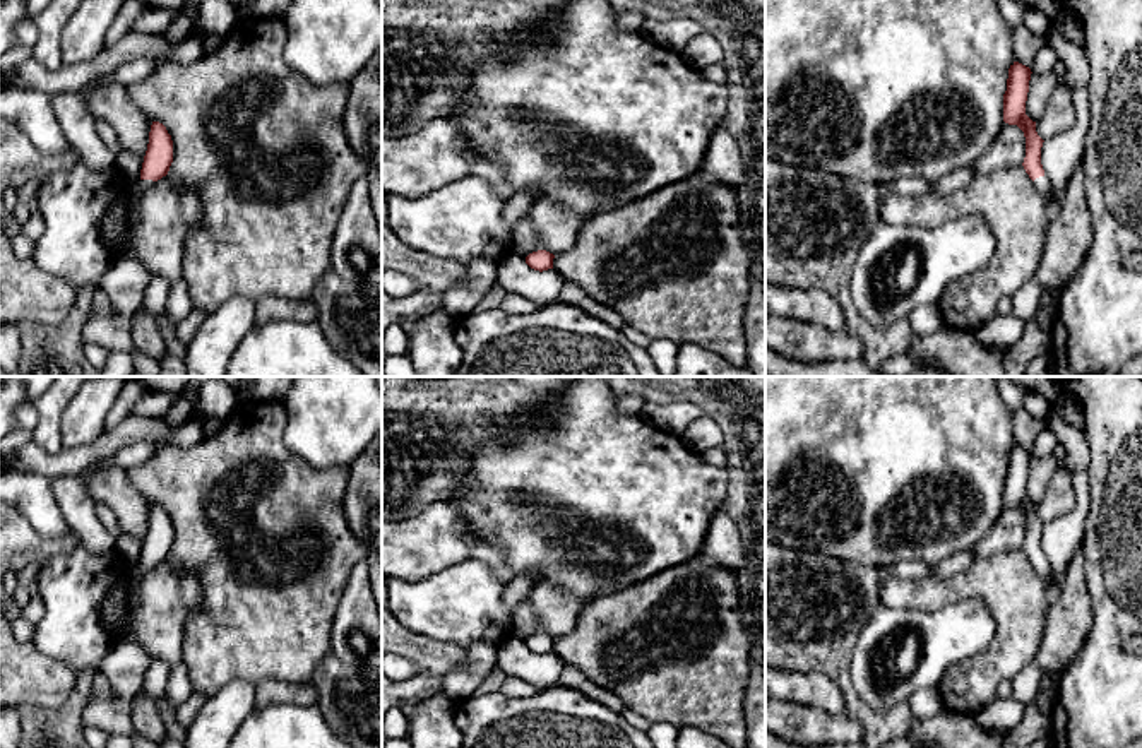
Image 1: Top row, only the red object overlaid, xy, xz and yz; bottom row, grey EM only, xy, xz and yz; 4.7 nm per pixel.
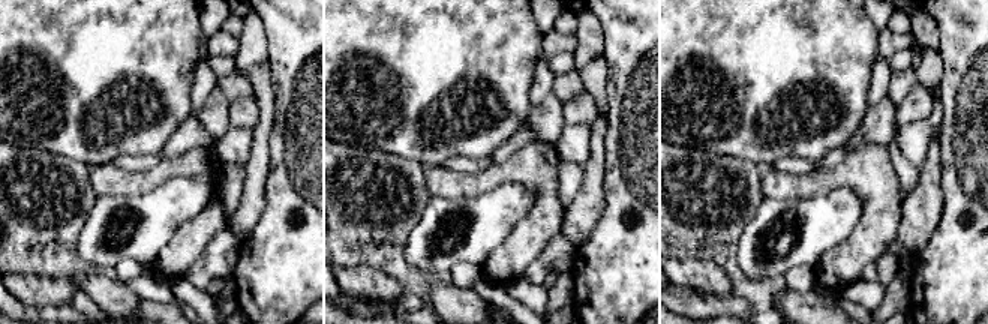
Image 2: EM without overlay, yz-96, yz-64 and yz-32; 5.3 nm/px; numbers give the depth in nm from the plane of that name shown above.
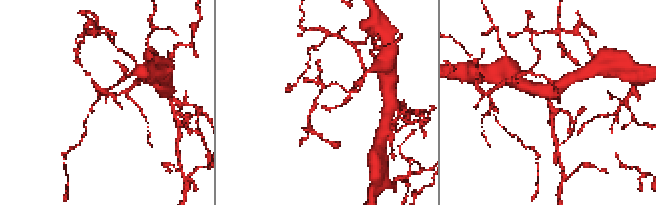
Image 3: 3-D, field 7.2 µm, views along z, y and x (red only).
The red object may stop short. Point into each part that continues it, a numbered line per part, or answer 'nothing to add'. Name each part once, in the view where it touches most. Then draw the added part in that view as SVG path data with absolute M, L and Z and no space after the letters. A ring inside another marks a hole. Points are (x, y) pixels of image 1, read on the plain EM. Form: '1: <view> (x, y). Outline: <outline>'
1: xy (118, 608). Outline: M137 563L128 567L123 584L106 599L101 608L103 621L118 640L127 638L127 625L139 603L137 582L144 570L151 570L152 563Z

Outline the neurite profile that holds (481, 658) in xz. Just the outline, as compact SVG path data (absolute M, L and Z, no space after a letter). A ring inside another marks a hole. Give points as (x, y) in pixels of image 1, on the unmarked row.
M474 642L467 649L466 662L455 669L442 690L454 702L462 702L474 695L485 676L497 668L498 645Z

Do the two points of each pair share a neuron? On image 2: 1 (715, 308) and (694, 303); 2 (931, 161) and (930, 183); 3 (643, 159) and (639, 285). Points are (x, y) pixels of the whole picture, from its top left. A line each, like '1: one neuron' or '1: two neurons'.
1: one neuron
2: one neuron
3: one neuron

